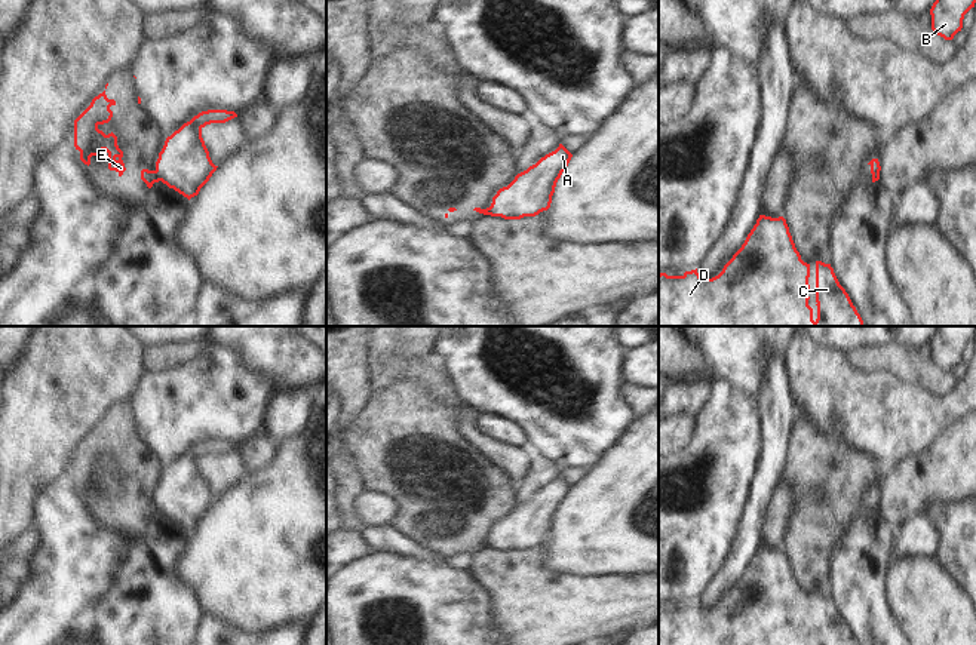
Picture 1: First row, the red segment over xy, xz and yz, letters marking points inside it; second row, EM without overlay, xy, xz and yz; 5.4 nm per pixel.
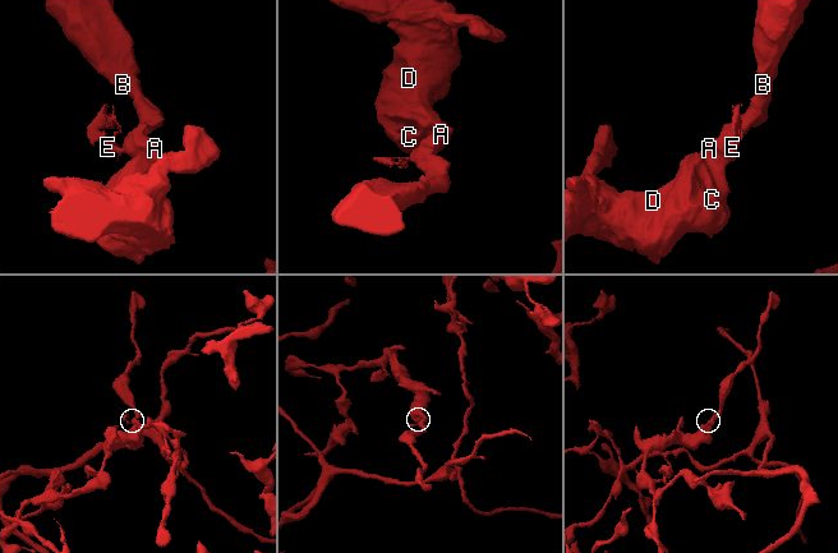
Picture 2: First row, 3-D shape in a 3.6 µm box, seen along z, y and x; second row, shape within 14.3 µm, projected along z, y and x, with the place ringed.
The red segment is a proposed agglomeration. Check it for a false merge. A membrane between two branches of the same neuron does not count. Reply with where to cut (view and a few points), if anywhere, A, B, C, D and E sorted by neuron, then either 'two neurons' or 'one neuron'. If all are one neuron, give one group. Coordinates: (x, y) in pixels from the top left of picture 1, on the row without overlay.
xy (156, 501), (162, 512) | A B C D / E | two neurons

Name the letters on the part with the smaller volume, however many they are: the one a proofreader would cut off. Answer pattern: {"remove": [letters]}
{"remove": ["E"]}

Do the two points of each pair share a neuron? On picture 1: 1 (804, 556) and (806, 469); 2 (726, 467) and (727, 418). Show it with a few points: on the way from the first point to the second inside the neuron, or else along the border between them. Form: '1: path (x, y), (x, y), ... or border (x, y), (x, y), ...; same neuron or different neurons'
1: path (806, 534), (806, 491); same neuron
2: path (726, 455), (727, 430); same neuron

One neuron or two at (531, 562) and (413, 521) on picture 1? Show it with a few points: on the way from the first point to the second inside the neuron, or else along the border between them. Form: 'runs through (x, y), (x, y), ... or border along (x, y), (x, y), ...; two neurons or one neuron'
border along (484, 546), (488, 547); two neurons

